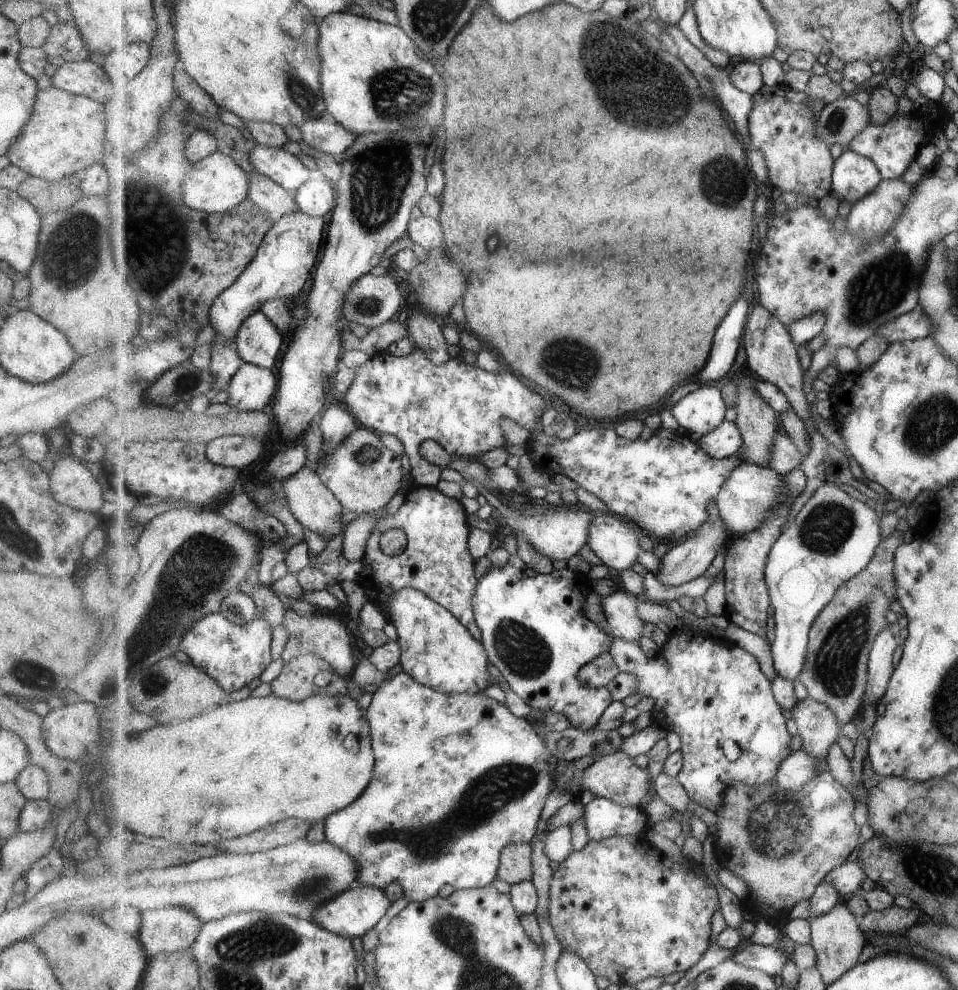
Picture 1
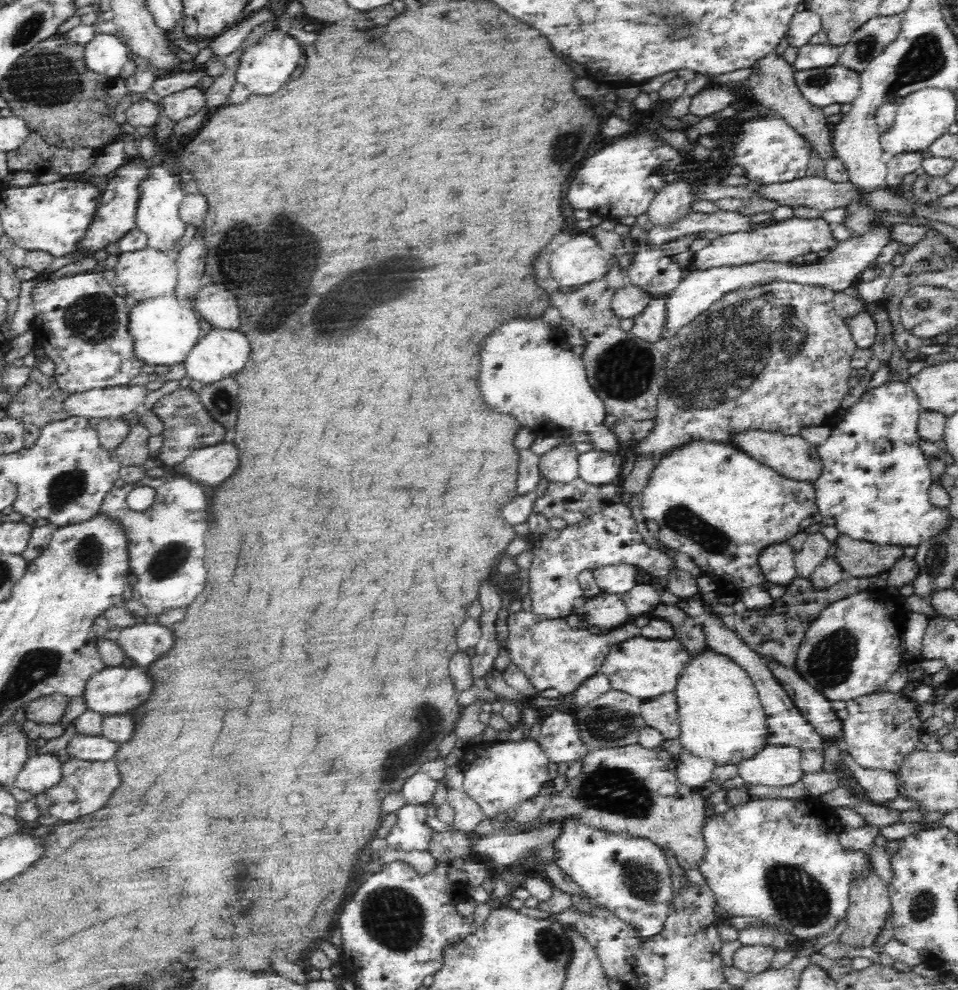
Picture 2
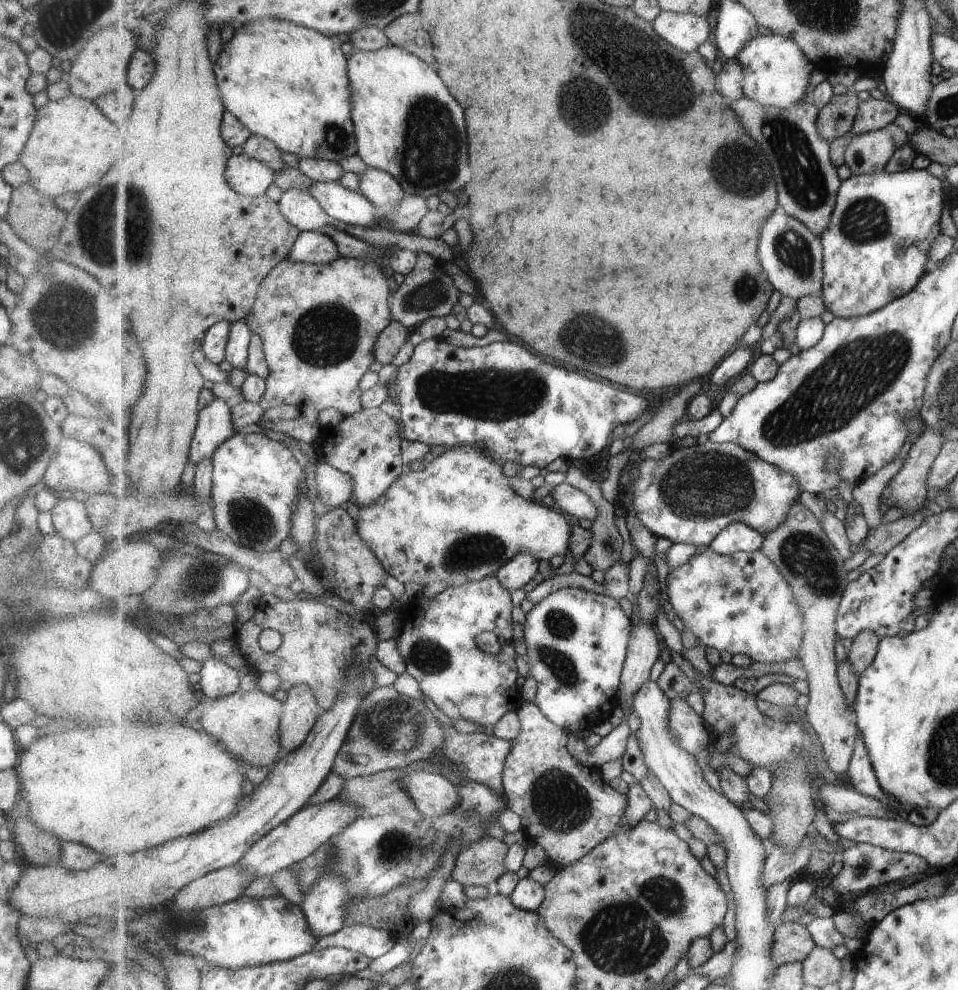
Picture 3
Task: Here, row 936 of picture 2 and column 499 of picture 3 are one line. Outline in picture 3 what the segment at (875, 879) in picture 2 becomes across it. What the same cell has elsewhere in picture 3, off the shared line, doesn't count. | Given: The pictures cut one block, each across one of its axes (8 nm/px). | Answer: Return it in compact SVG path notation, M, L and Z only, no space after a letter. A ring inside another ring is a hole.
M483 837L470 842L461 850L451 872L452 879L461 885L492 888L508 870L506 856L509 844L494 837Z

